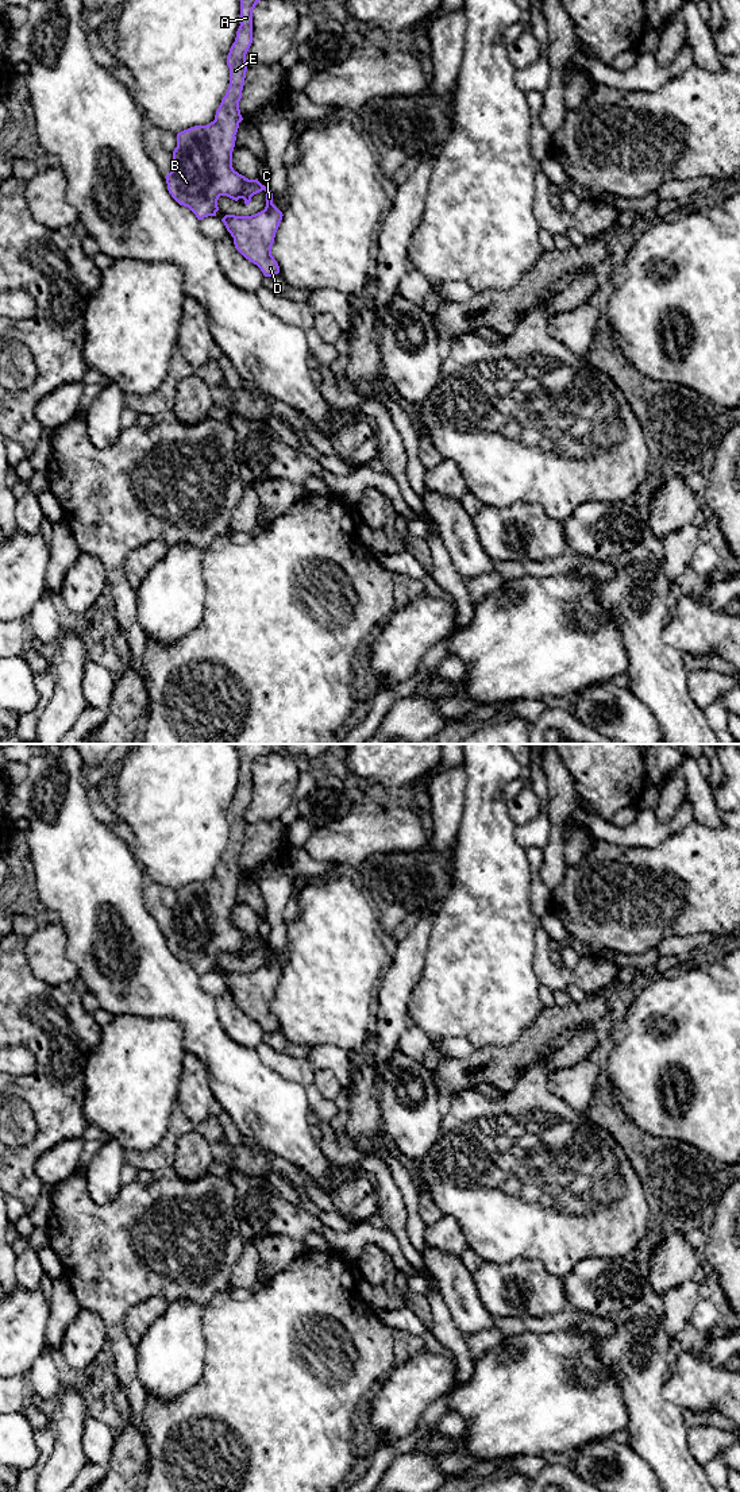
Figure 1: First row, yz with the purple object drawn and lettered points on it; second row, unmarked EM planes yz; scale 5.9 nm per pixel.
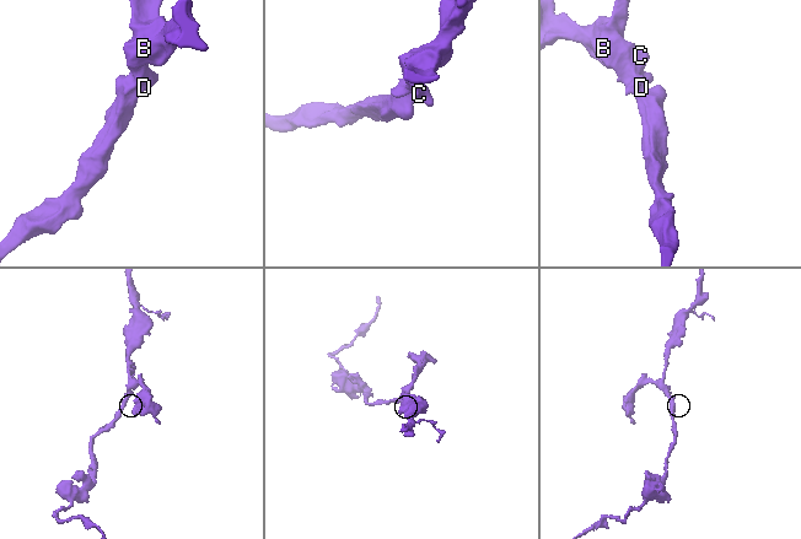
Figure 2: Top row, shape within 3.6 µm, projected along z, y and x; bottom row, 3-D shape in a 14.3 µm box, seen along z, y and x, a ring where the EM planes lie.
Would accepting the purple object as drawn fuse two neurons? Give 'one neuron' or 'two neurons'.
one neuron

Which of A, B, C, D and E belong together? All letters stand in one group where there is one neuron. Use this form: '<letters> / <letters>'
A B C D E

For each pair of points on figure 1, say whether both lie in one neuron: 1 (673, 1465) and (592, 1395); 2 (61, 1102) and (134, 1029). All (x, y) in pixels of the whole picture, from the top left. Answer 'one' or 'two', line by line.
1: two
2: two

